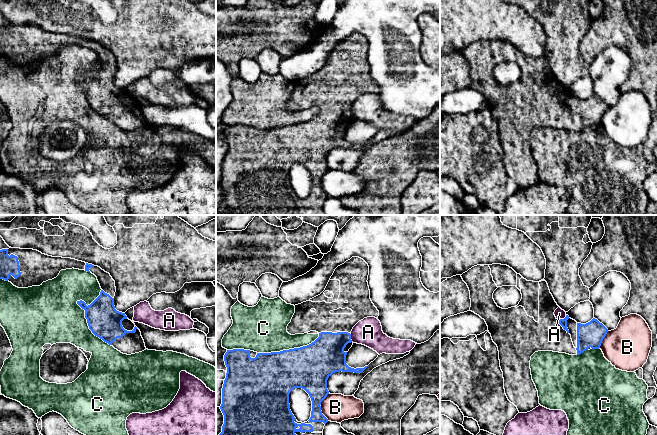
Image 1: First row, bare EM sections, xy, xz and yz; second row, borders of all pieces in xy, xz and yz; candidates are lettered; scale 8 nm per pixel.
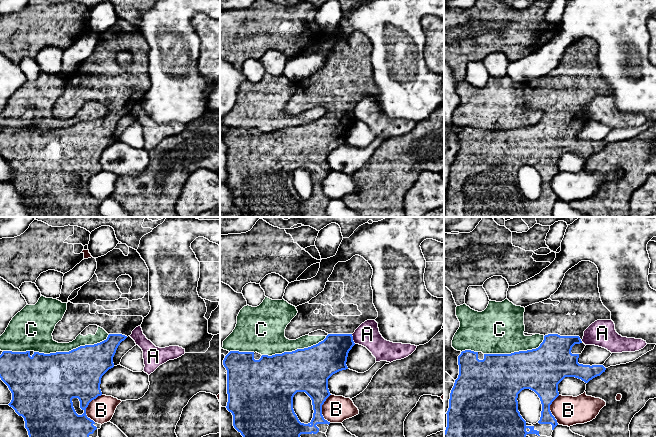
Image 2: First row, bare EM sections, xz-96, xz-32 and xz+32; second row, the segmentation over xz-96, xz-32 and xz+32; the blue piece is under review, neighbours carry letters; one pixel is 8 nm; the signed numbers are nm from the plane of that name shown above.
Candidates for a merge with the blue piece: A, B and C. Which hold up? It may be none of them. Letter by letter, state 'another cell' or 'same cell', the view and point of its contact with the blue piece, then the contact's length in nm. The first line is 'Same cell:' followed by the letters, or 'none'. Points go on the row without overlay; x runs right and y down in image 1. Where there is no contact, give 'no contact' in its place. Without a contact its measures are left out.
Same cell: none
A: another cell; contact xz (350, 113); length 80 nm
B: another cell; contact xz (320, 183); length 220 nm
C: another cell; contact xy (85, 89); length 460 nm

